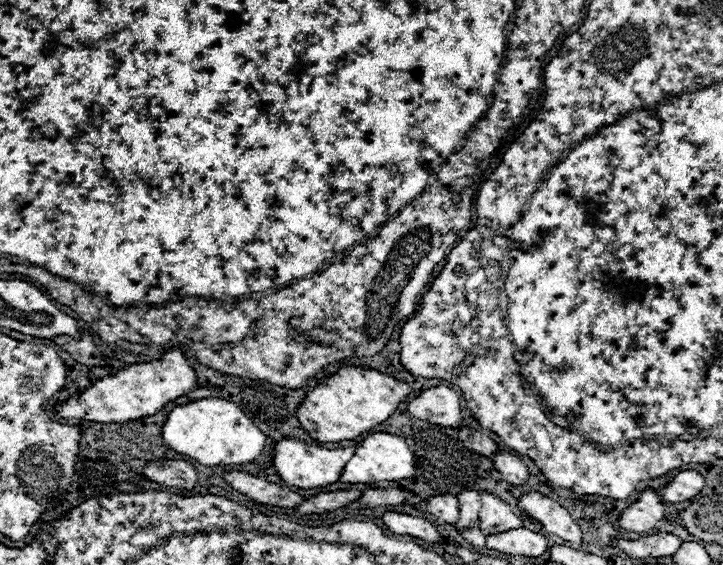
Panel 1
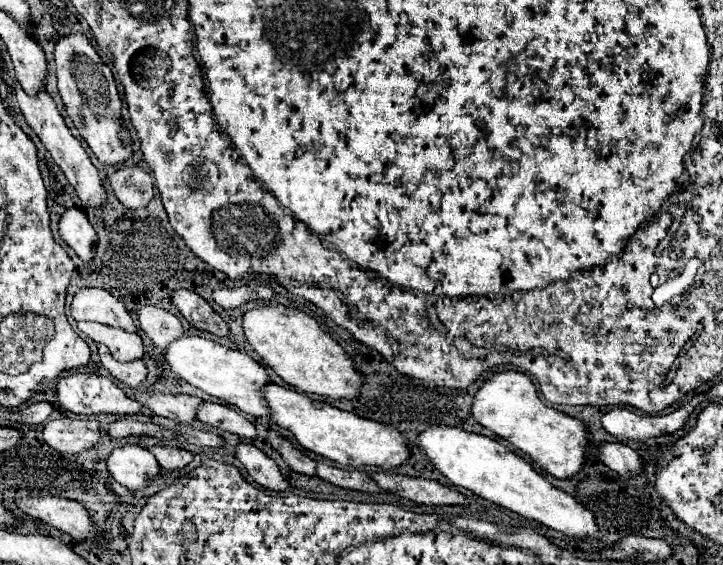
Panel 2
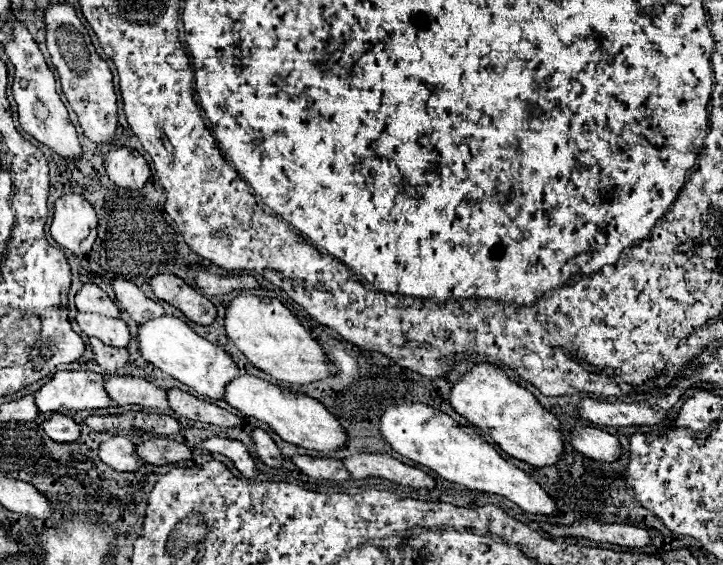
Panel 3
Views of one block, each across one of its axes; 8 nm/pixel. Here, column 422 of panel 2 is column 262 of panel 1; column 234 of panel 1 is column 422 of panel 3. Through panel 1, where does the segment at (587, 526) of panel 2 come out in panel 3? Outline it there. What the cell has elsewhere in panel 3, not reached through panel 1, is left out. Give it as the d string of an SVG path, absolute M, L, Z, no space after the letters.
M426 404L388 406L380 418L380 432L398 454L428 466L448 482L462 484L470 490L504 496L530 514L540 516L560 514L550 494L536 480L532 480L514 464L506 462L496 452L496 448L488 444L474 428L460 426L456 420L452 420L450 416L446 416L436 408L430 408Z

